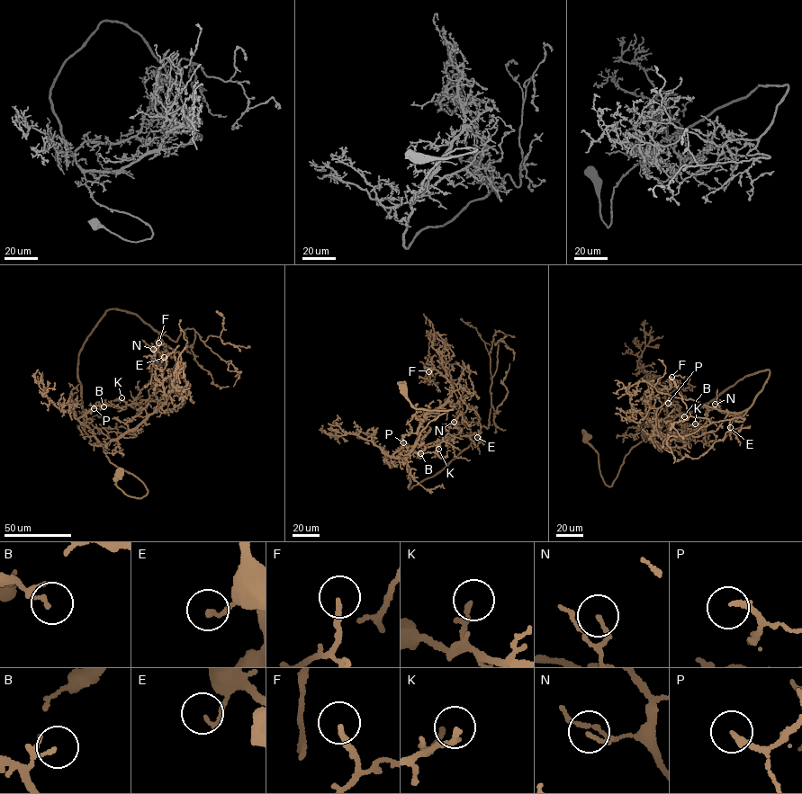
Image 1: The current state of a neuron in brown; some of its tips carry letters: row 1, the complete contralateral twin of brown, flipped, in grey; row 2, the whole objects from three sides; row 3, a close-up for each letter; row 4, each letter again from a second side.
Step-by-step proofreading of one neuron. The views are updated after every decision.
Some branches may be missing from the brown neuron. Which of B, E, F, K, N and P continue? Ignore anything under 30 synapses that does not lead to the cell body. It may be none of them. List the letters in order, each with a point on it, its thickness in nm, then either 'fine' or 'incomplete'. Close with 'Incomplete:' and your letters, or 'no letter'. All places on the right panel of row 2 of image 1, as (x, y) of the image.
B: at (684, 416); 90 nm thick; fine
E: at (730, 427); 140 nm thick; fine
F: at (671, 377); 160 nm thick; fine
K: at (695, 423); 160 nm thick; fine
N: at (715, 404); 120 nm thick; fine
P: at (668, 403); 200 nm thick; incomplete
Incomplete: P

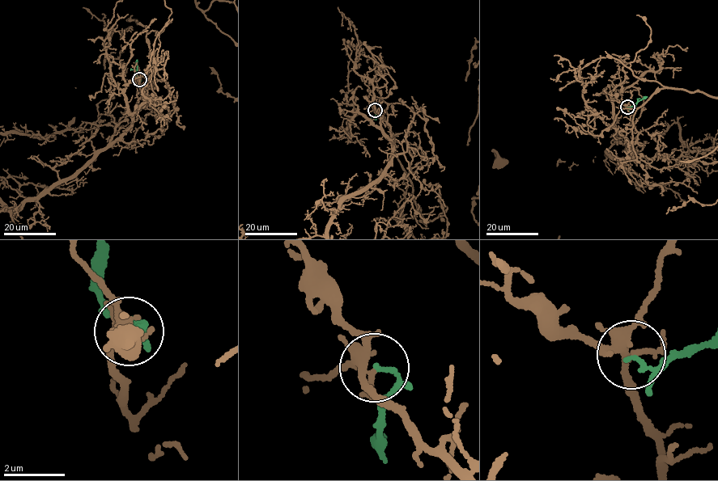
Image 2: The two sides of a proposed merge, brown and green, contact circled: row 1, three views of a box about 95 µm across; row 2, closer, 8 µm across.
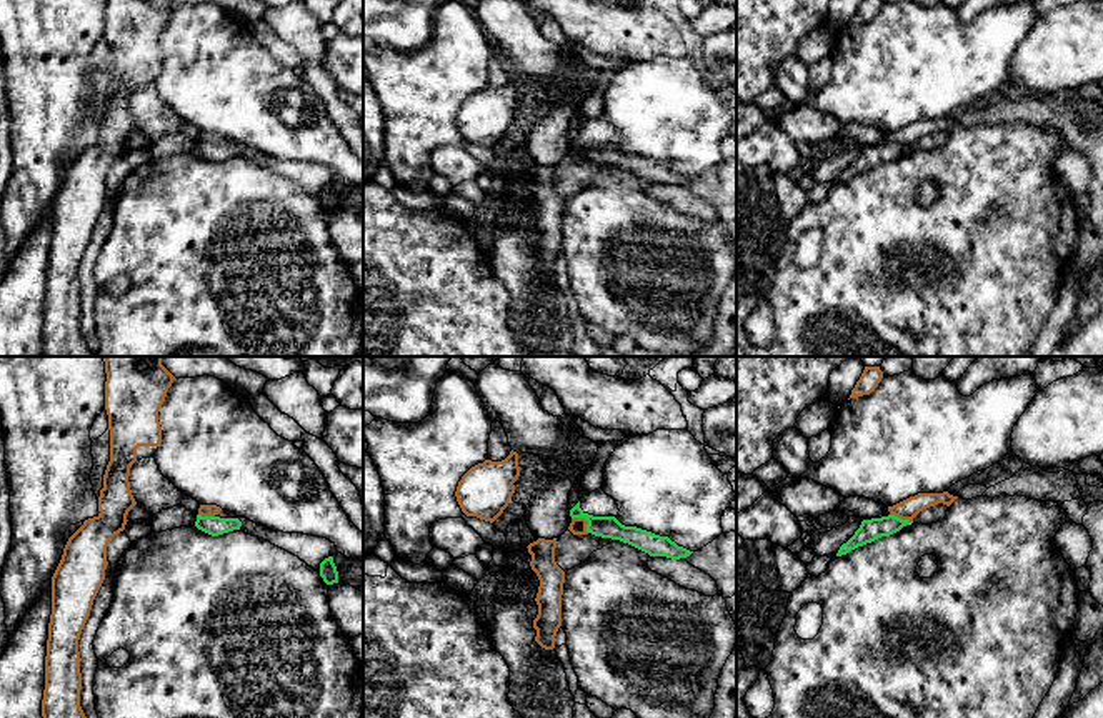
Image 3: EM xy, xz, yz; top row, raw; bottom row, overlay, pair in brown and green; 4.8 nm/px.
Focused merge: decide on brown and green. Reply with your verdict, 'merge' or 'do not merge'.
do not merge

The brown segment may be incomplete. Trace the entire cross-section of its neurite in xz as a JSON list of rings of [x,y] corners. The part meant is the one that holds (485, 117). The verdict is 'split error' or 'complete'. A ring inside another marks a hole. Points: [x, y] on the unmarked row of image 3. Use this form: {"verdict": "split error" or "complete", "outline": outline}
{"verdict": "complete", "outline": [[[513,77],[502,88],[485,87],[472,93],[455,118],[462,138],[493,150],[508,133],[518,103],[518,80]]]}

